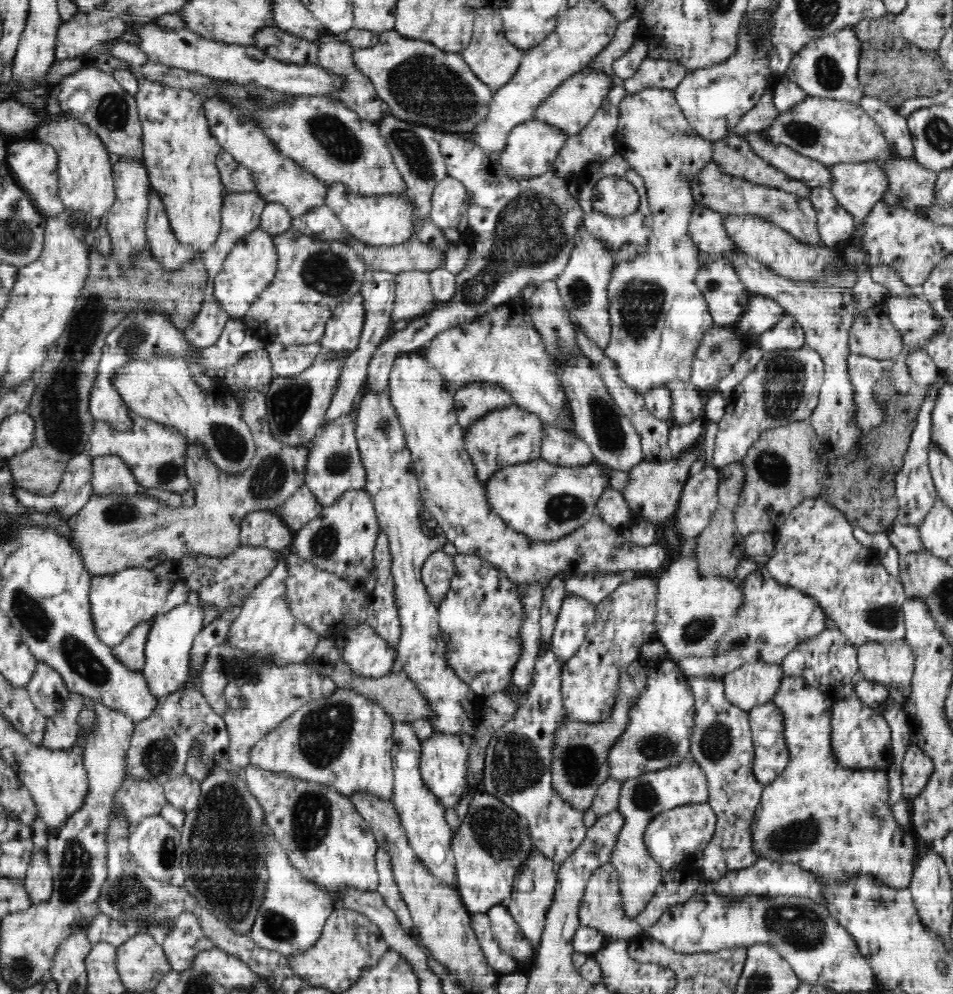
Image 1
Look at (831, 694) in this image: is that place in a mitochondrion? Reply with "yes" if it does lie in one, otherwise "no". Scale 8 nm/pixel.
no

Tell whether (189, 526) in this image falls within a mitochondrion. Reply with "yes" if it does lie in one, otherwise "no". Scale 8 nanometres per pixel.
no

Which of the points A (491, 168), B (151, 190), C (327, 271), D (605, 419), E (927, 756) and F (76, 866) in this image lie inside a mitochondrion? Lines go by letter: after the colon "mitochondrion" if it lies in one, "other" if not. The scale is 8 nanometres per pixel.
A: other
B: other
C: mitochondrion
D: mitochondrion
E: other
F: mitochondrion

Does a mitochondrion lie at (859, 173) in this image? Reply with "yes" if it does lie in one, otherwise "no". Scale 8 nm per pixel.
no

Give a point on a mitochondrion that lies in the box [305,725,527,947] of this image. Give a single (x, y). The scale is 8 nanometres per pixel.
(494, 828)

